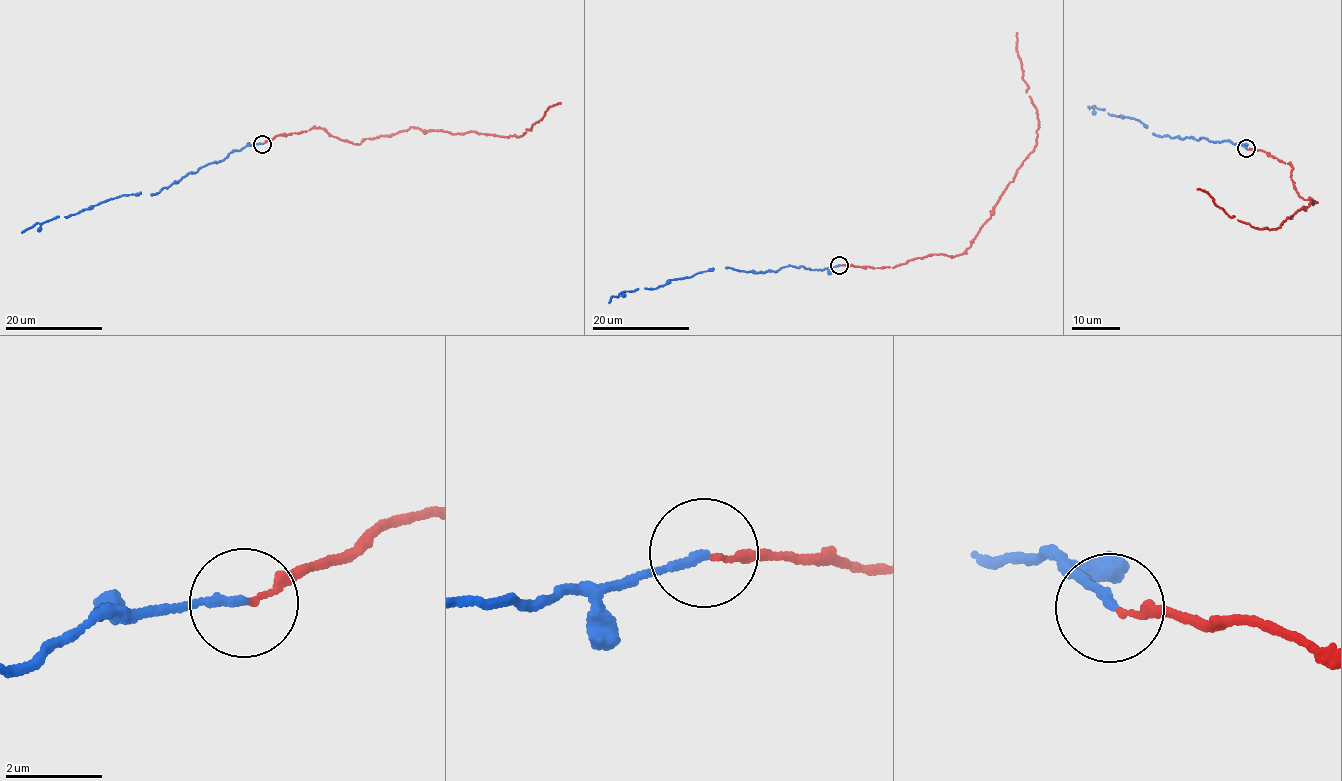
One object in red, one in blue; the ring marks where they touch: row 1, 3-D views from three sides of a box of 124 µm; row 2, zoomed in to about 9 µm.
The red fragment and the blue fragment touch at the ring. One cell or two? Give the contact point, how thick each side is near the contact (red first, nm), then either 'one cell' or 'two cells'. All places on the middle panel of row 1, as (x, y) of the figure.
place (839, 265); calibres 100 and 160 nm; one cell

